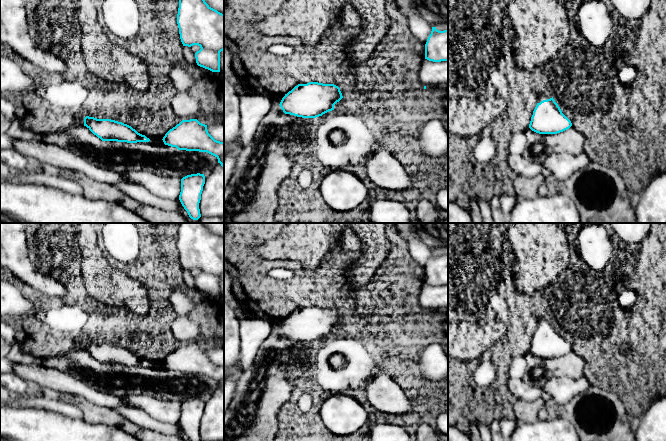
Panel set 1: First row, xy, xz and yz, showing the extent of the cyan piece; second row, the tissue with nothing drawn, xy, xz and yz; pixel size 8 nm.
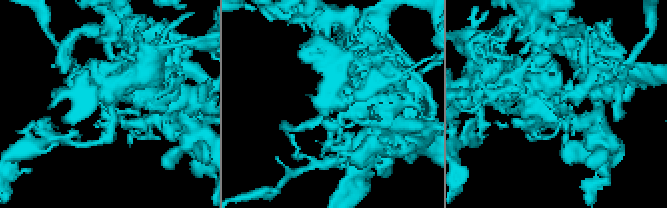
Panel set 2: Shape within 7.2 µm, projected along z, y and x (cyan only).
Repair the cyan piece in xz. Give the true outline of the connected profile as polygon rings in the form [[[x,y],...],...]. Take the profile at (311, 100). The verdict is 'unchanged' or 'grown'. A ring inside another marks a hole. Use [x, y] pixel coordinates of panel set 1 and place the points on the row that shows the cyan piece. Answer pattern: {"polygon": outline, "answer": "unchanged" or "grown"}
{"polygon": [[[309,82],[295,86],[279,105],[285,114],[316,118],[334,110],[334,105],[342,98],[340,88],[334,84]]], "answer": "unchanged"}

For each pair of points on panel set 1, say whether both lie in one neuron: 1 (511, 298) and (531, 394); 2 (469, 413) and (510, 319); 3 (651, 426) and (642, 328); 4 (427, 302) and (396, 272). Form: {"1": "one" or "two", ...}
{"1": "two", "2": "one", "3": "two", "4": "two"}

